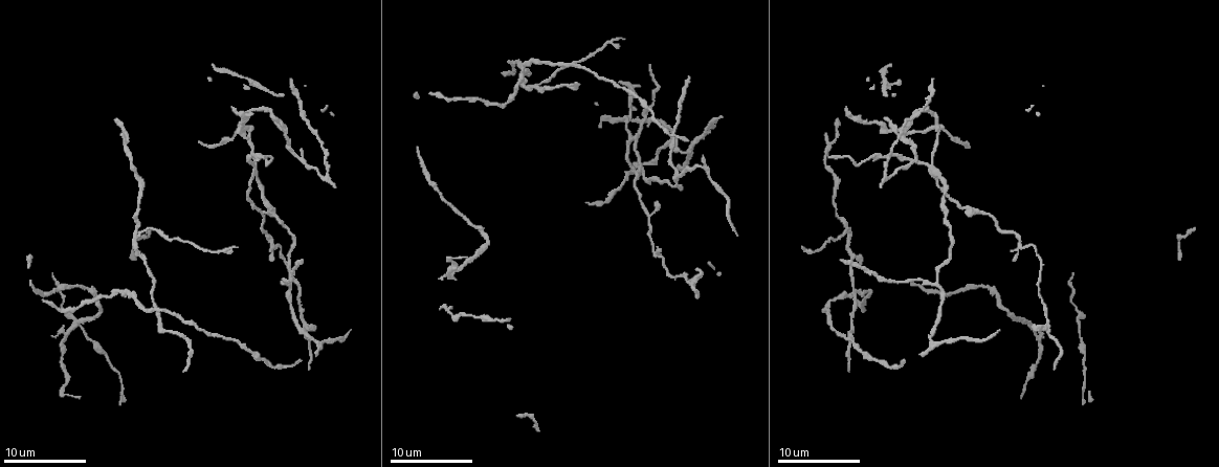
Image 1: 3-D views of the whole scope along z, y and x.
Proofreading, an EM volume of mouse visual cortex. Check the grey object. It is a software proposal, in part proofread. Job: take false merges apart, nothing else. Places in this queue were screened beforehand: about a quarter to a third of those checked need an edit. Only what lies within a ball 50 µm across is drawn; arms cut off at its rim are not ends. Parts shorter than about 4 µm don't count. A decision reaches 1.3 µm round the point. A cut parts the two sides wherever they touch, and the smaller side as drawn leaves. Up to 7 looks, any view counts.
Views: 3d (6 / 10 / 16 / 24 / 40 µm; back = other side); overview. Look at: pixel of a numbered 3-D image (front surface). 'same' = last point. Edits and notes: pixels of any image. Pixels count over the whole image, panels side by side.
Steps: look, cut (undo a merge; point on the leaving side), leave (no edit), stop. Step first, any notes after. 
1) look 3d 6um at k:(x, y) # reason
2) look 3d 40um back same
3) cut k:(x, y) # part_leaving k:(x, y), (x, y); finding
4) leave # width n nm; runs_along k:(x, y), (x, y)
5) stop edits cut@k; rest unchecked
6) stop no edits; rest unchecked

look 3d 6um at 1:(65, 337) # three-way junction

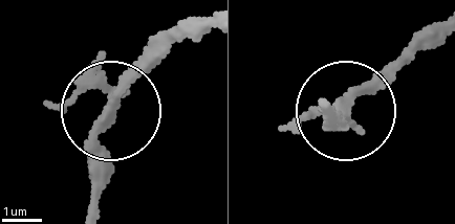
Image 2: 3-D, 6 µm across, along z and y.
leave # width 230 nm; runs_along 2:(441, 22), (331, 115); one cell here

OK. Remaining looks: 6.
look 3d 10um at 1:(464, 315)

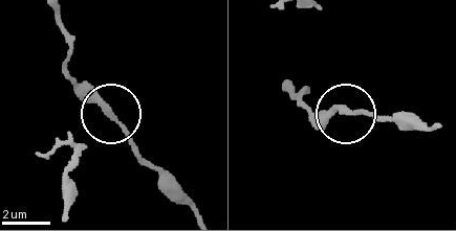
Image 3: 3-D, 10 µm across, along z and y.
leave # all the same cell

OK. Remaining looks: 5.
look 3d 10um at 1:(132, 295)

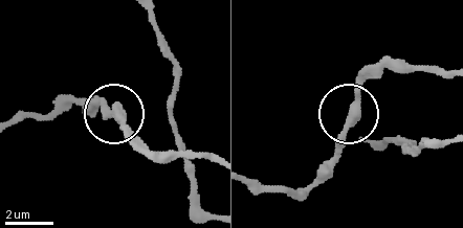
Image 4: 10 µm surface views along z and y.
leave # width 370 nm; continuous, no second cell

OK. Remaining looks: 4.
stop no edits; rest unchecked

